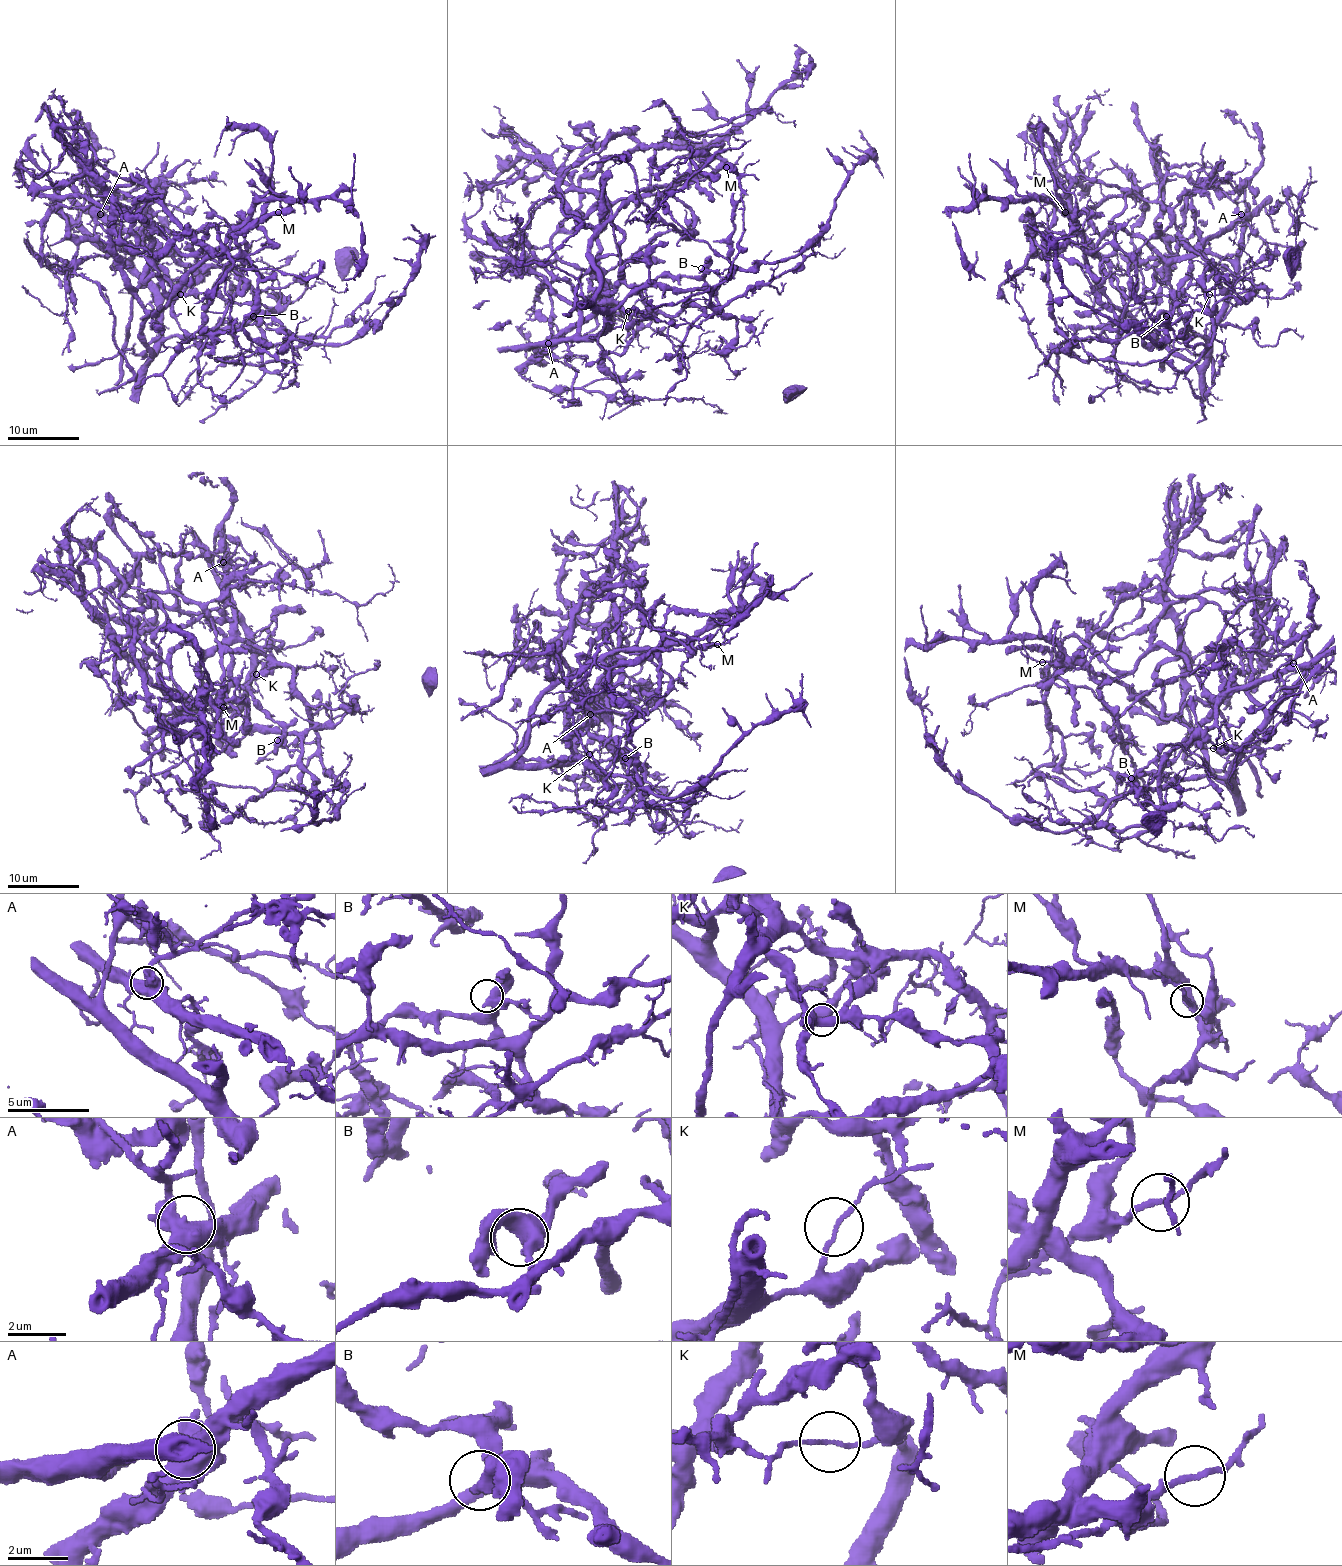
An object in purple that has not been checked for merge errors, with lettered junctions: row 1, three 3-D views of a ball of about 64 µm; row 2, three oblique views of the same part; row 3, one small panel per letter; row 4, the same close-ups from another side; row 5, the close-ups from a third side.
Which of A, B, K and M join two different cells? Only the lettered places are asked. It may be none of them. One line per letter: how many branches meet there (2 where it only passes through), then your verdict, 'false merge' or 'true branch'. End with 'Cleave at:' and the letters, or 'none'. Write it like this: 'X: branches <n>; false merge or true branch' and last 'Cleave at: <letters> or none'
A: branches 3; true branch
B: branches 3; true branch
K: branches 2; false merge
M: branches 2; true branch
Cleave at: K

